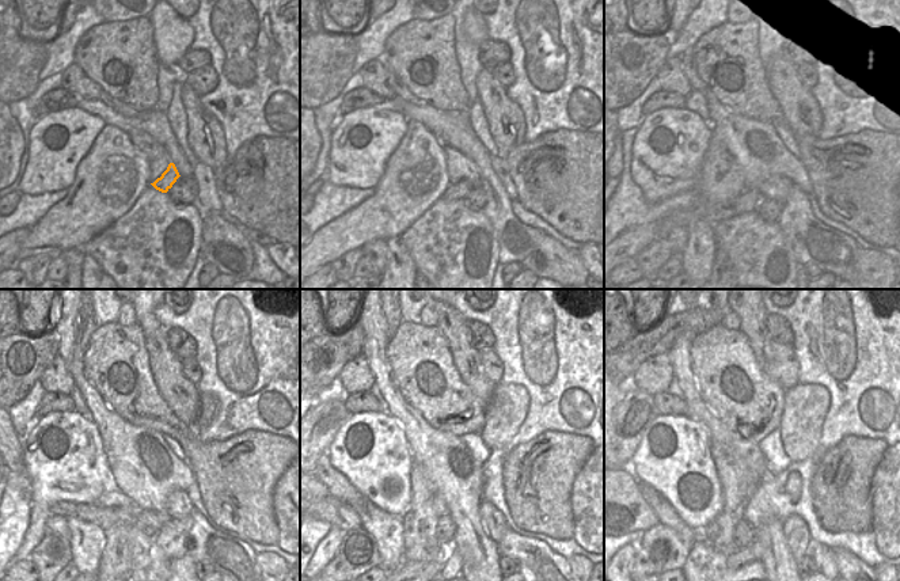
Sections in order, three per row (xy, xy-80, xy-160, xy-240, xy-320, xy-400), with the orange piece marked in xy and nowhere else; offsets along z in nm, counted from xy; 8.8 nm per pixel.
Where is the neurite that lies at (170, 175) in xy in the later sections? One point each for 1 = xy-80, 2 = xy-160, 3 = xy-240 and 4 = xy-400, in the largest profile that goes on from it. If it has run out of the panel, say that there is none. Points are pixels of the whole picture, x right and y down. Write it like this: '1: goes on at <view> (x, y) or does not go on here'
1: goes on at xy-80 (455, 192)
2: goes on at xy-160 (747, 201)
3: goes on at xy-240 (105, 517)
4: does not go on here

